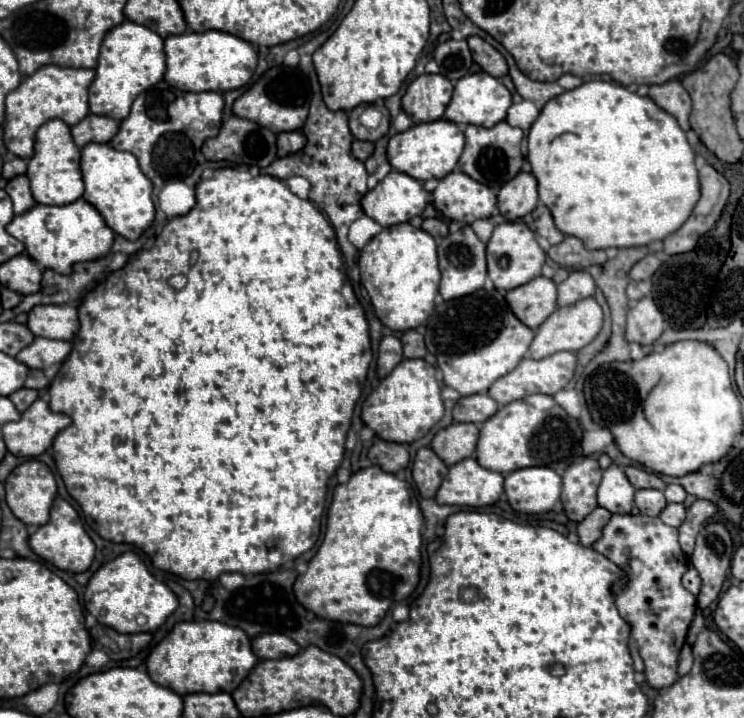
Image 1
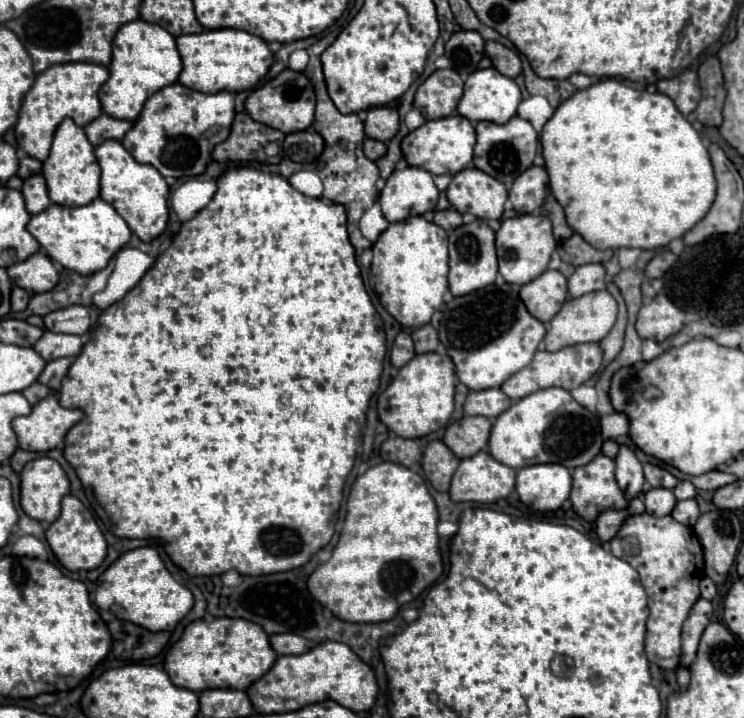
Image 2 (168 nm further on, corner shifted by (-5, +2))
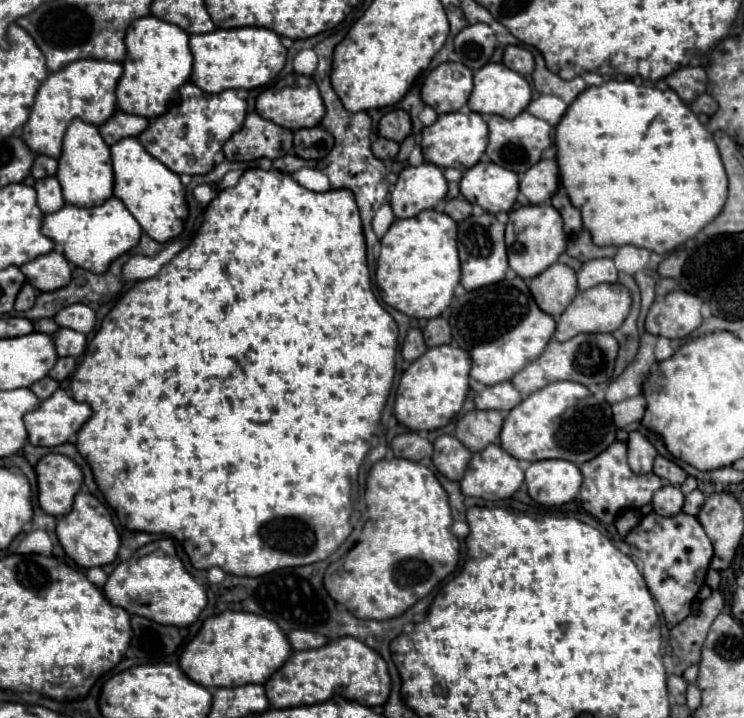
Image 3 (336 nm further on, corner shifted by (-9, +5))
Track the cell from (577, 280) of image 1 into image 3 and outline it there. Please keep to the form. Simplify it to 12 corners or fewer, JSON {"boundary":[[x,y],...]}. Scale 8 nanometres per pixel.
{"boundary":[[611,258],[589,260],[577,272],[579,290],[617,282]]}

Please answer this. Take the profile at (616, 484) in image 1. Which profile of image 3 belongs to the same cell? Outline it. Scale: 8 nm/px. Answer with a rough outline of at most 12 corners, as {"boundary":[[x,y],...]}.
{"boundary":[[639,432],[629,434],[627,458],[635,474],[651,472],[657,450]]}

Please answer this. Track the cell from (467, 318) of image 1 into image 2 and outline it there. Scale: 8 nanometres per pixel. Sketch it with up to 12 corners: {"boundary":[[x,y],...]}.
{"boundary":[[509,283],[455,297],[439,339],[459,381],[501,387],[545,325]]}

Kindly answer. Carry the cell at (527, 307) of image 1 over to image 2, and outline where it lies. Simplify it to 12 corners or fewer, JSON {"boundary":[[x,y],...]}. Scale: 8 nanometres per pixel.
{"boundary":[[547,269],[523,285],[527,311],[547,323],[567,299],[567,279]]}

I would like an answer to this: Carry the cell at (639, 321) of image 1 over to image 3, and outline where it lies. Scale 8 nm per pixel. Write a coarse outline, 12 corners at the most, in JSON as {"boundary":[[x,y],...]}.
{"boundary":[[683,290],[649,308],[645,330],[683,338],[701,324],[701,302]]}

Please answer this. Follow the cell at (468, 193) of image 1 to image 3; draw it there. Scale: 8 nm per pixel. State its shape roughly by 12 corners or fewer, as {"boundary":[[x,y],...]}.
{"boundary":[[493,162],[463,172],[467,202],[497,214],[519,194],[515,172]]}

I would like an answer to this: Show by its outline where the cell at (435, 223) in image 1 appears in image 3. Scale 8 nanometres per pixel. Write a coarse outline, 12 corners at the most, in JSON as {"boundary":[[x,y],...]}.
{"boundary":[[463,196],[445,202],[443,212],[455,222],[471,216]]}

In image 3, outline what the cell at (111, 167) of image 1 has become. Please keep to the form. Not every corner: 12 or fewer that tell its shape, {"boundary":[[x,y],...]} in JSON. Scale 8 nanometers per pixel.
{"boundary":[[137,138],[113,144],[113,196],[161,244],[183,232],[185,188]]}

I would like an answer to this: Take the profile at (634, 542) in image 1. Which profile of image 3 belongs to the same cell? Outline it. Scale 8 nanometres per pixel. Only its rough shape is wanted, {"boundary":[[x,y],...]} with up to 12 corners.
{"boundary":[[651,512],[625,536],[667,628],[713,558],[699,520]]}

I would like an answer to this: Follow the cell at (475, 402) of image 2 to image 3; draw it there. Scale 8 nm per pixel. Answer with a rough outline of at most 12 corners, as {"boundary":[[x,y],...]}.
{"boundary":[[511,382],[487,386],[477,410],[509,412],[521,402]]}

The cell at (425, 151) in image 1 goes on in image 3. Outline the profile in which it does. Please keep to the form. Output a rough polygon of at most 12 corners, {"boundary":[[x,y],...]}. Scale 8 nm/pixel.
{"boundary":[[441,114],[421,132],[425,162],[467,170],[487,146],[481,114]]}

